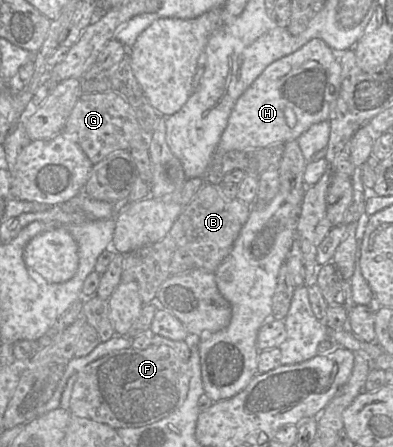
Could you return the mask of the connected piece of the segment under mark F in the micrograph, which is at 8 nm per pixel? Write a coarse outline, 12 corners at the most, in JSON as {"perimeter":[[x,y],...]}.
{"perimeter":[[116,350],[76,374],[68,411],[113,429],[180,408],[188,361]]}

